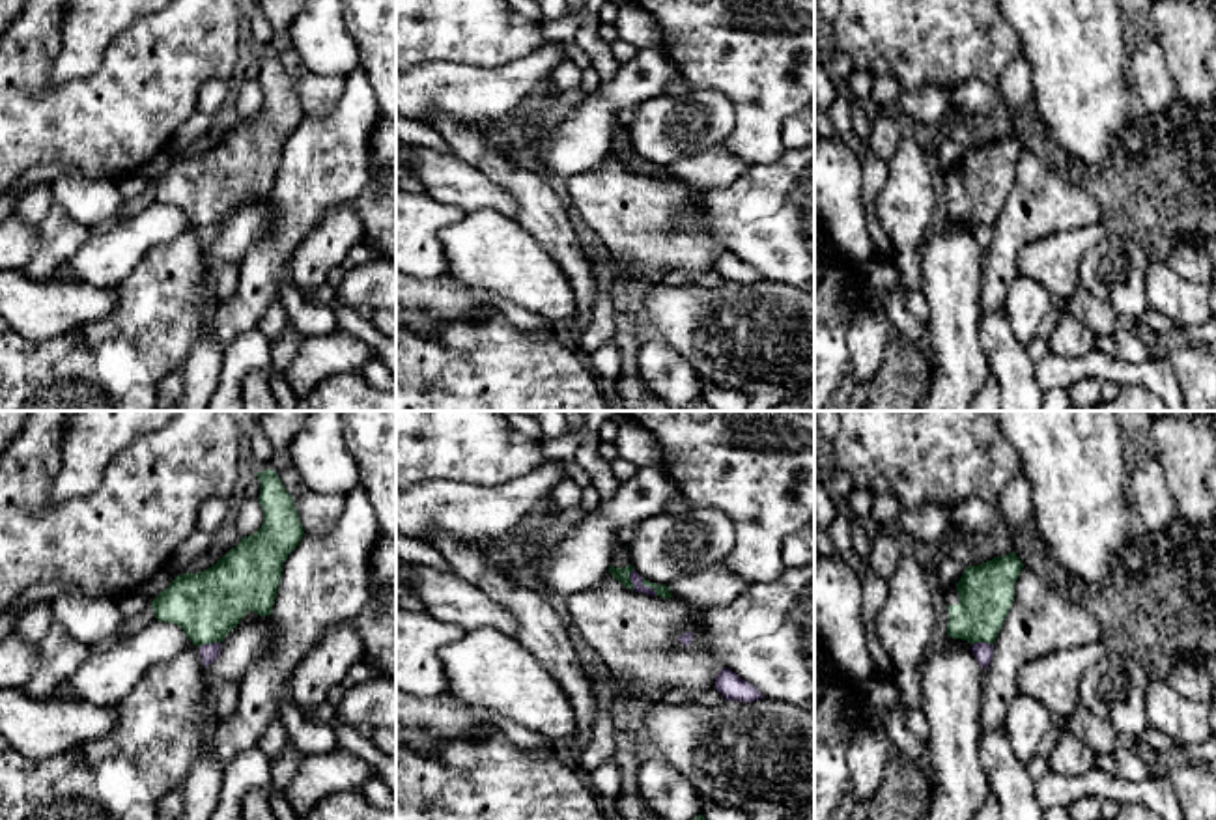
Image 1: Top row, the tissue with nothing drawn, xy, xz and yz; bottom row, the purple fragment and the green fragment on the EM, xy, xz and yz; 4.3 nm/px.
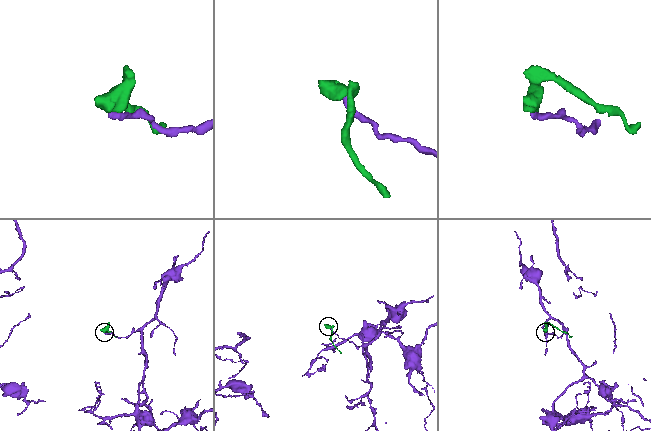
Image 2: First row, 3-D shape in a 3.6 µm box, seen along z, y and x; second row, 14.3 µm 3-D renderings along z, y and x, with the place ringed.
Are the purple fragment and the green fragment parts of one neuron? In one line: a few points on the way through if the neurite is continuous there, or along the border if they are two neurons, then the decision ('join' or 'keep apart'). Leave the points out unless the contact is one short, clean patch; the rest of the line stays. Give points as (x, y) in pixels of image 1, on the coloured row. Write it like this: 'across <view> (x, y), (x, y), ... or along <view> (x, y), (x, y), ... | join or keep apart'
across xz (636, 579), (649, 587), (662, 591) | join

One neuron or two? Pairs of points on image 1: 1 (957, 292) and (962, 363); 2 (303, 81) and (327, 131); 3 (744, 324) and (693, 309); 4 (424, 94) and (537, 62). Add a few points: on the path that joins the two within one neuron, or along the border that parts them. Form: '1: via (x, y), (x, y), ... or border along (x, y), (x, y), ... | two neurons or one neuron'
1: via (953, 309), (955, 346) | one neuron
2: border along (346, 79), (346, 90), (329, 113), (305, 116) | two neurons
3: via (731, 324), (706, 322) | one neuron
4: via (452, 92), (497, 92), (509, 84) | one neuron

